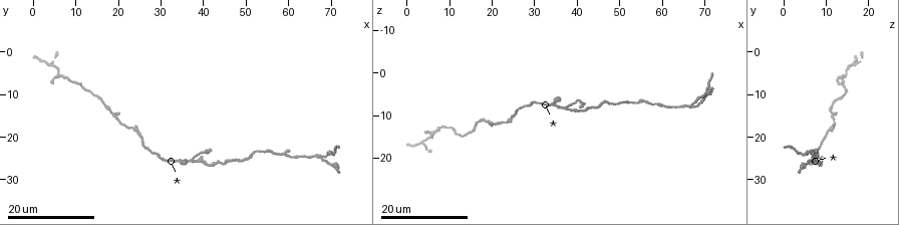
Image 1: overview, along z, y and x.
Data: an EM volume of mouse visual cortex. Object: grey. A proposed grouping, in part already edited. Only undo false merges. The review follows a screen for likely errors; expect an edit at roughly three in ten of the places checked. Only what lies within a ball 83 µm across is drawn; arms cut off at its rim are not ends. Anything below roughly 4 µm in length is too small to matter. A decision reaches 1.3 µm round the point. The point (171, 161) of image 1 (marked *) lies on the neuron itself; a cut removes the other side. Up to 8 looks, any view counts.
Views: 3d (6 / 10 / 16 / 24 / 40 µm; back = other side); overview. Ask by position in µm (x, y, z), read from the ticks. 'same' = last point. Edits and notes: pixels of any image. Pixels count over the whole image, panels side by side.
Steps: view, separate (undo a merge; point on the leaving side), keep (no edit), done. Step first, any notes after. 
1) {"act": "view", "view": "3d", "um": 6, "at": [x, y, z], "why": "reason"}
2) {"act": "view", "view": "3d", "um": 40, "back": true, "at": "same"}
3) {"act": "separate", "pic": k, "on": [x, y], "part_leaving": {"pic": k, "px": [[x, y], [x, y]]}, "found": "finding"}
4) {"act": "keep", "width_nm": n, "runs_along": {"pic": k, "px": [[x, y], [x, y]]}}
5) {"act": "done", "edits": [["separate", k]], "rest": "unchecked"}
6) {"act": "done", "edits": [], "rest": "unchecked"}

{"act": "view", "view": "3d", "um": 16, "at": [37.5, 26.0, 9.0]}

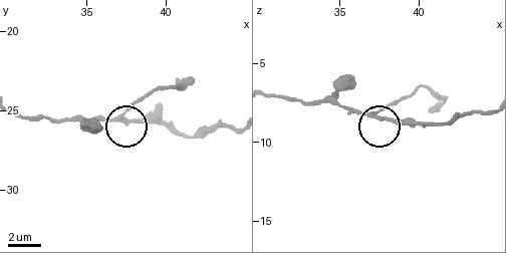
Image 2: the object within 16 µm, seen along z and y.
{"act": "view", "view": "3d", "um": 6, "at": [37.3, 25.5, 8.3]}

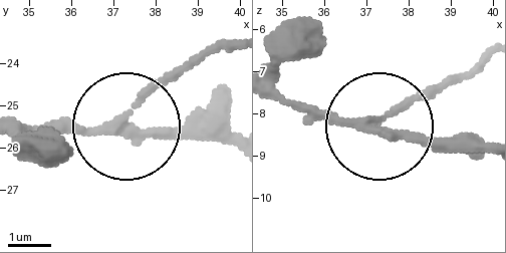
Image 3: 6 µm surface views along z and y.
{"act": "separate", "pic": 3, "on": [154, 84], "width_nm": 190, "part_leaving": {"pic": 3, "px": [[116, 127], [232, 44]]}, "found": "two neurons meet here"}

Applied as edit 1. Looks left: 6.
{"act": "view", "view": "3d", "um": 16, "at": [67.5, 25.0, 7.5], "why": "arms part here"}

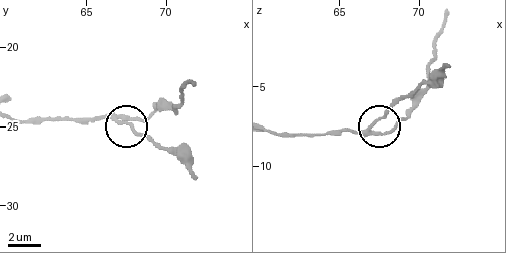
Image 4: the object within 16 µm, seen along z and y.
{"act": "view", "view": "3d", "um": 10, "at": [67.3, 24.6, 7.8], "why": "zoom in"}

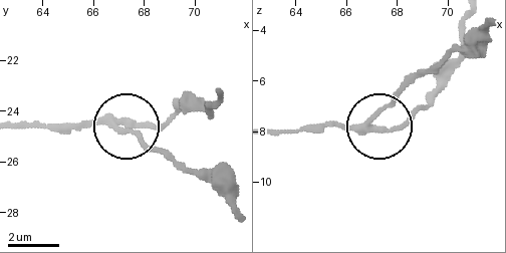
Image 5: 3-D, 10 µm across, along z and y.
{"act": "separate", "pic": 5, "on": [142, 140], "part_leaving": {"pic": 5, "px": [[112, 125], [130, 130], [214, 184], [236, 216]]}, "found": "a second neuron is stuck on"}

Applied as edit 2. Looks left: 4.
{"act": "view", "view": "3d", "um": 16, "at": [18.0, 14.5, 11.0], "why": "side arm on a straight run"}

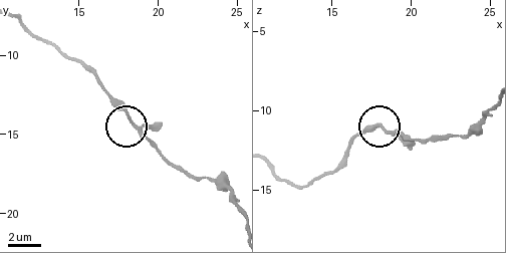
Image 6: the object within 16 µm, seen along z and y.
{"act": "view", "view": "3d", "um": 6, "at": [18.3, 14.1, 11.1]}

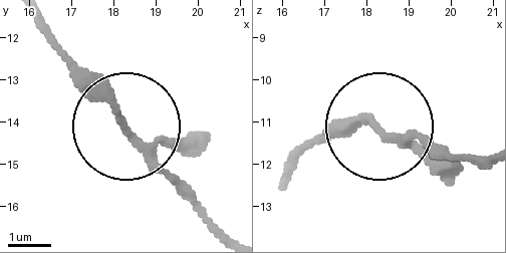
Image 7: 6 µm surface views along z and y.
{"act": "keep", "runs_along": {"pic": 7, "px": [[476, 155], [408, 144], [368, 122], [307, 141]]}, "found": "all the same neuron"}

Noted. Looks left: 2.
{"act": "view", "view": "3d", "um": 16, "at": [6.5, 5.0, 14.0], "why": "three-way junction"}

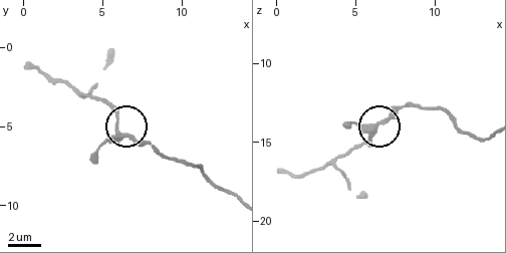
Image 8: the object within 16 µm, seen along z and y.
{"act": "view", "view": "3d", "um": 6, "at": [6.0, 5.5, 14.2]}

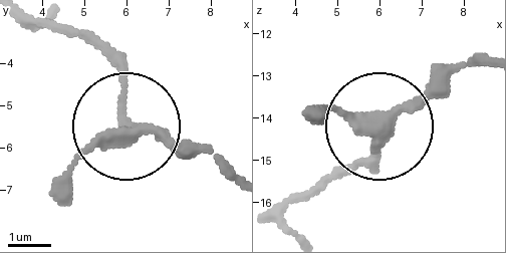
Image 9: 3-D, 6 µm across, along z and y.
{"act": "keep", "width_nm": 280, "runs_along": {"pic": 9, "px": [[235, 182], [131, 128], [119, 67], [98, 38]]}, "found": "all the same neuron"}

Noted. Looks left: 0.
{"act": "done", "edits": [["separate", 3], ["separate", 5]], "rest": "unchecked"}

